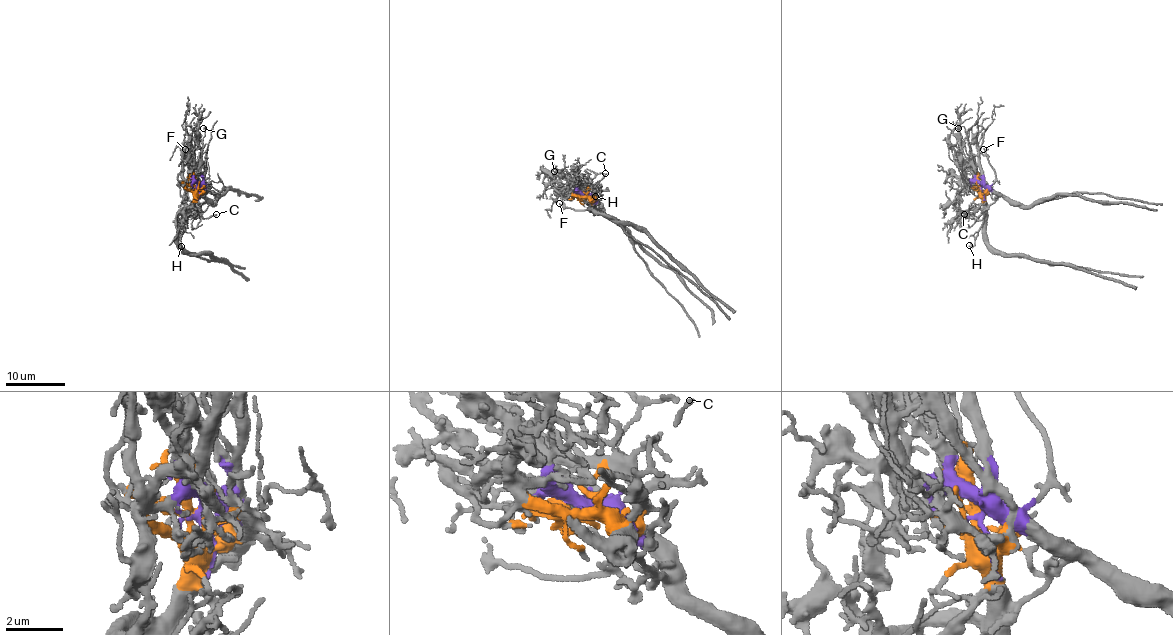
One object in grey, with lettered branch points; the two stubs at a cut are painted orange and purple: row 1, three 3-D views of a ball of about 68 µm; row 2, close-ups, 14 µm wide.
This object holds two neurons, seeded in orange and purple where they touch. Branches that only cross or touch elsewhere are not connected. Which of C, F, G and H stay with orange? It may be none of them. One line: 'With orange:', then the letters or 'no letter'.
With orange: C, H

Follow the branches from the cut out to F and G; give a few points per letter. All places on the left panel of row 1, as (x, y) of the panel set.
F: (196, 187), (202, 184), (187, 163), (184, 148)
G: (196, 187), (204, 129)

